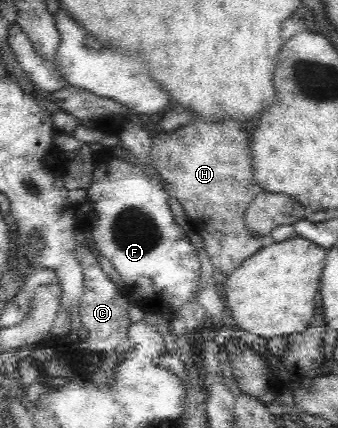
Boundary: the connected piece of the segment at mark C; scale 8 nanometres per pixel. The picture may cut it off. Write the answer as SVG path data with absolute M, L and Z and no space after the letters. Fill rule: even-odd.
M78 244L75 251L84 273L84 294L79 304L84 350L102 354L110 352L128 340L128 328L133 324L128 318L128 300L102 271L96 256L88 250L88 246Z

